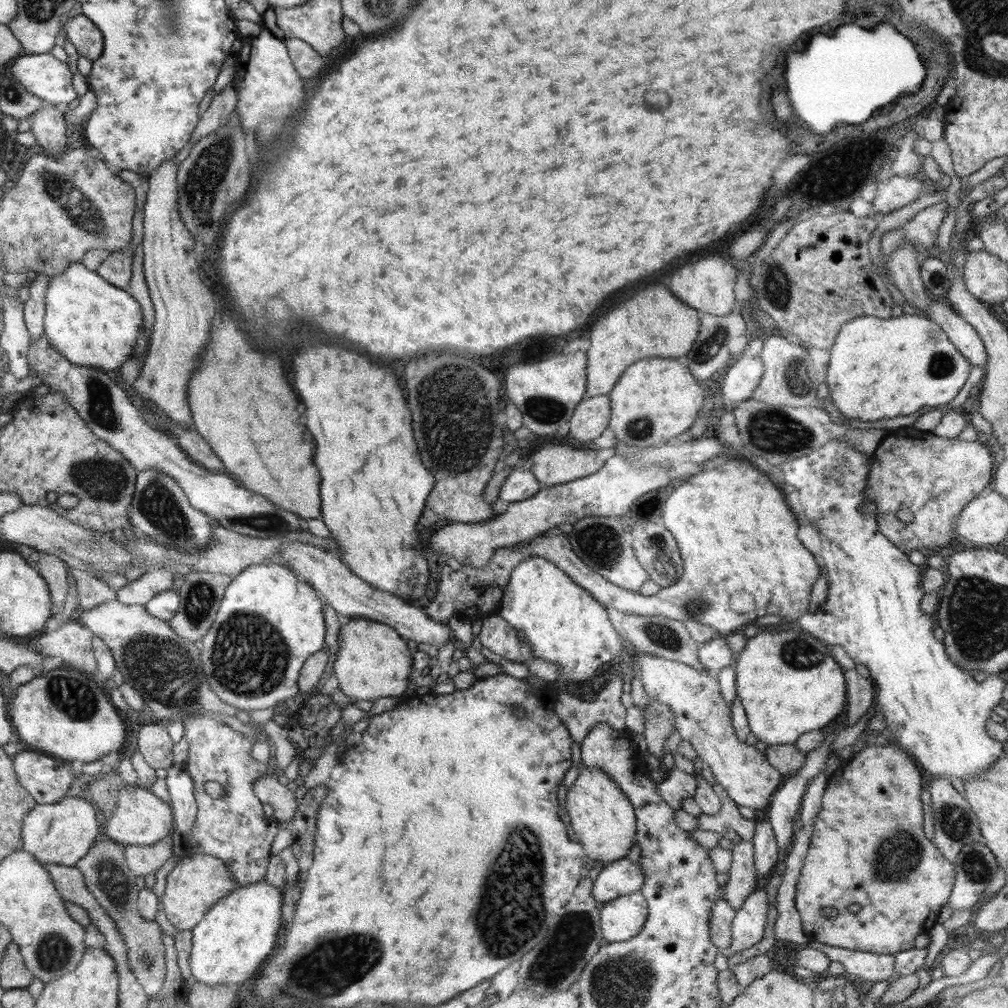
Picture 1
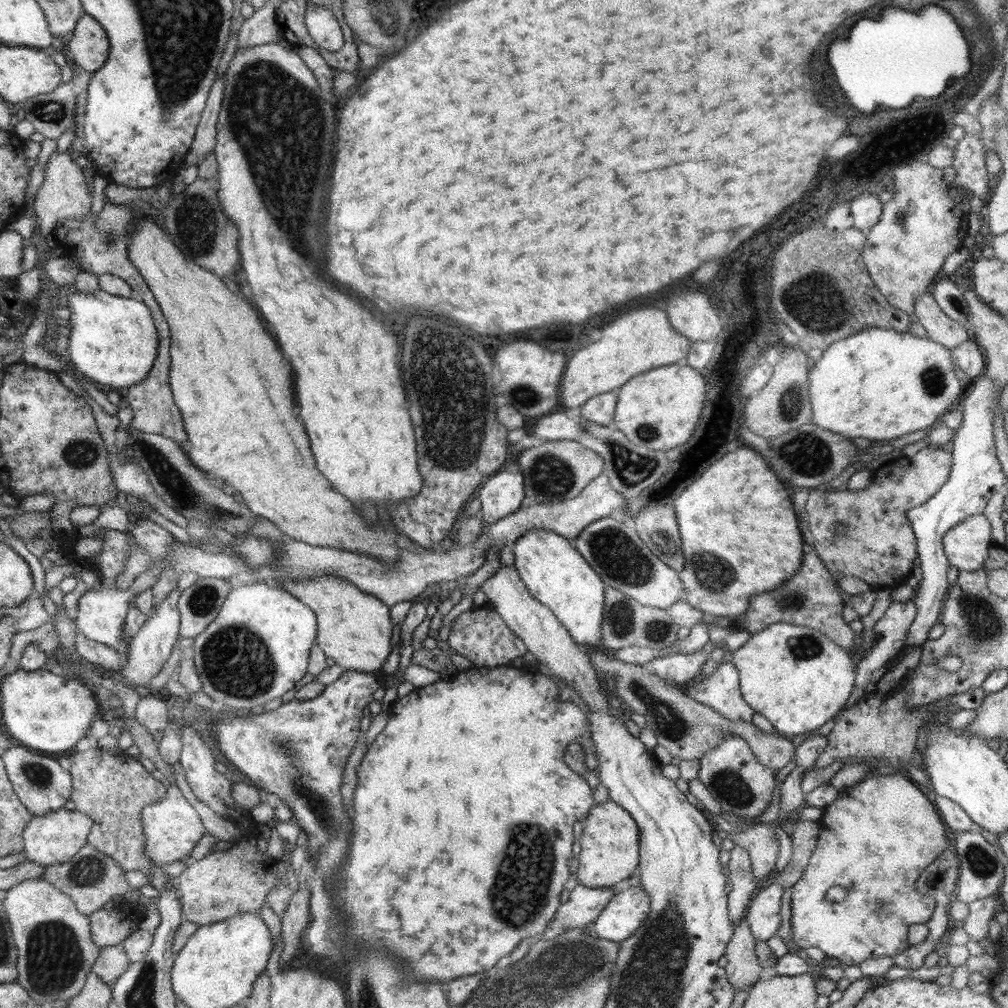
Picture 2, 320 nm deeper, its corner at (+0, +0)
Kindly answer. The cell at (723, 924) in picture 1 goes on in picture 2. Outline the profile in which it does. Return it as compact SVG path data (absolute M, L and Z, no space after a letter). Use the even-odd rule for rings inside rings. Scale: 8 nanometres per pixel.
M743 918L738 926L734 926L734 932L727 949L725 950L726 963L725 971L728 977L728 982L732 985L735 993L741 990L741 988L747 988L747 986L754 986L760 978L760 972L762 972L762 966L759 963L757 954L755 953L754 935L751 933L747 920Z

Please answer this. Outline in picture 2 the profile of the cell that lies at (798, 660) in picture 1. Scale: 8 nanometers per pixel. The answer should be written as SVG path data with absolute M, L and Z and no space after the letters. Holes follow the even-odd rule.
M775 622L754 633L738 650L733 651L731 662L738 669L742 698L752 710L767 718L780 736L786 738L820 729L839 715L852 694L856 674L854 659L825 634L787 622Z

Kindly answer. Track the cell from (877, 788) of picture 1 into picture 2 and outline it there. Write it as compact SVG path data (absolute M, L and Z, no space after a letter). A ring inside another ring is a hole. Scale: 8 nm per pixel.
M896 772L862 779L838 792L838 798L824 810L818 822L820 832L816 848L802 877L791 886L792 940L798 949L819 948L827 957L836 958L842 966L859 965L867 958L893 957L904 952L910 946L908 927L928 922L937 906L935 898L921 896L915 890L915 882L924 869L948 850L946 828L937 809L916 788L913 780ZM832 886L842 886L846 890L842 901L826 899L826 892Z

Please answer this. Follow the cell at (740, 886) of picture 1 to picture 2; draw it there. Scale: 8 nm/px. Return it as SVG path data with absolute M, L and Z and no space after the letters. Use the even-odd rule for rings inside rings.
M761 822L741 833L730 835L726 832L725 836L748 851L757 882L776 872L779 842L772 824Z

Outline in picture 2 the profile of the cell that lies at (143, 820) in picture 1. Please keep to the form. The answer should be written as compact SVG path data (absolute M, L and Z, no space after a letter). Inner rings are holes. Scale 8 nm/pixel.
M176 784L168 788L164 799L142 809L141 819L146 837L146 856L159 867L178 861L186 861L196 843L206 832L198 812L188 803Z

